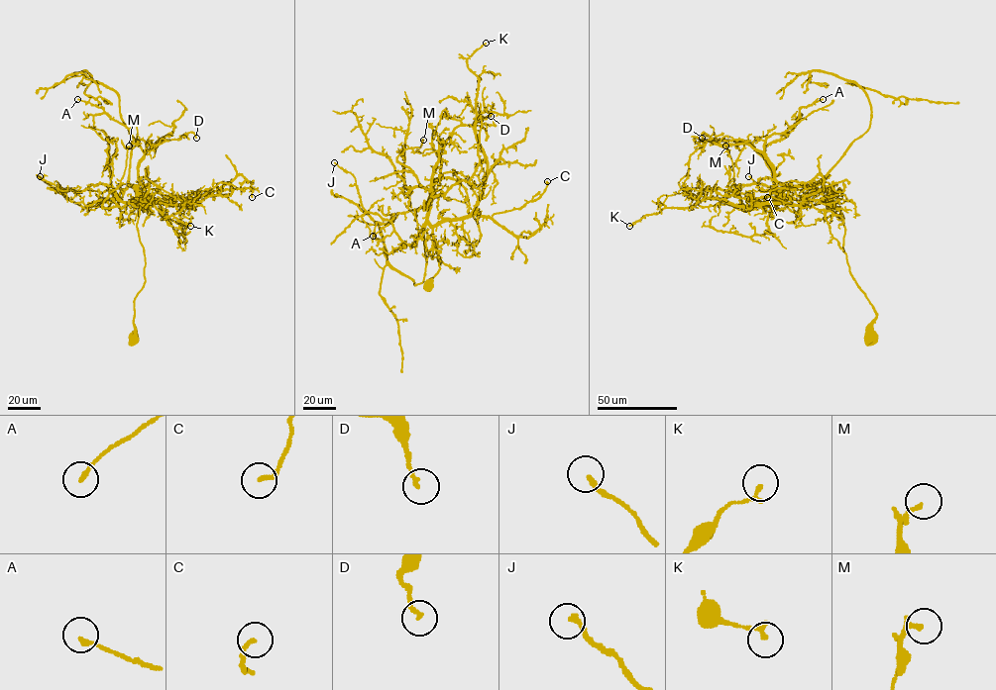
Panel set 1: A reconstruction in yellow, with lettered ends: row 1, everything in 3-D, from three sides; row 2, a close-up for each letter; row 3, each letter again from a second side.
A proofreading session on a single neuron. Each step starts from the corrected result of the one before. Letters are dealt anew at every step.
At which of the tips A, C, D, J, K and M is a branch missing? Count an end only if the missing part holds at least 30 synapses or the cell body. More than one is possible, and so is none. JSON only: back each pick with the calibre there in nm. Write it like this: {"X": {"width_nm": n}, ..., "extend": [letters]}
{"extend": []}

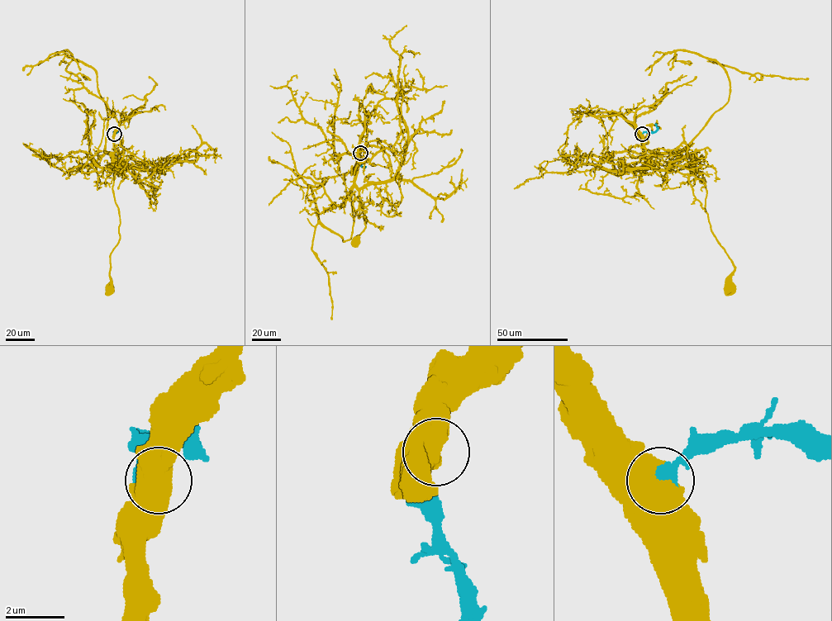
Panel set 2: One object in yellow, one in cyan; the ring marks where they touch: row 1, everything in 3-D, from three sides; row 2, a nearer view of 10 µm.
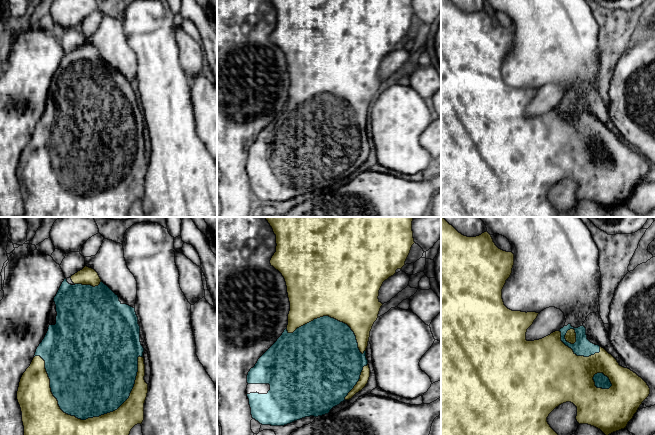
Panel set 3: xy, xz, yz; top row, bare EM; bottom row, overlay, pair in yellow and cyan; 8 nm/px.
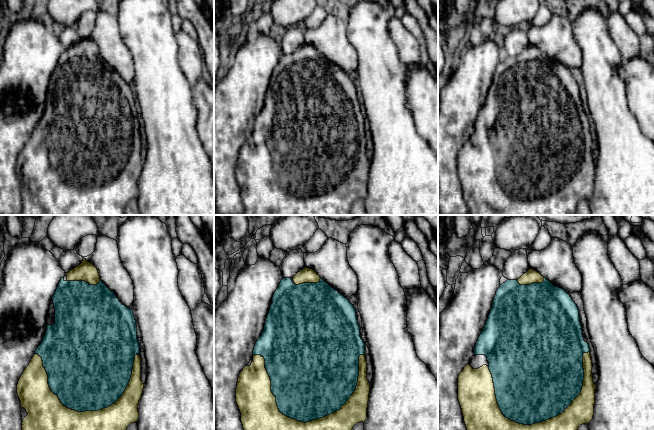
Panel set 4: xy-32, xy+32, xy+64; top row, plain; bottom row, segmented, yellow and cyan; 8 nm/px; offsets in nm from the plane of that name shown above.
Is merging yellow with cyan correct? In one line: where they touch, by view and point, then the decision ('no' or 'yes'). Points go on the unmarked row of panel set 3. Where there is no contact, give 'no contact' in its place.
xy (88, 194) | yes

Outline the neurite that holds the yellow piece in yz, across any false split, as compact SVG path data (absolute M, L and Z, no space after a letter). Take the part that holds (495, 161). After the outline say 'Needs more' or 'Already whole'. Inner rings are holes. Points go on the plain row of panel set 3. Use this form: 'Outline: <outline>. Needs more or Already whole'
Outline: M441 0L441 217L558 217L558 210L547 198L549 190L559 181L571 178L577 183L576 196L600 205L606 212L626 204L642 178L649 172L650 164L636 149L619 141L604 124L587 115L586 104L574 104L571 100L559 107L534 117L526 116L527 105L539 89L508 85L502 75L502 65L512 49L514 30L499 25L486 7L476 13L459 9L450 0Z. Needs more

